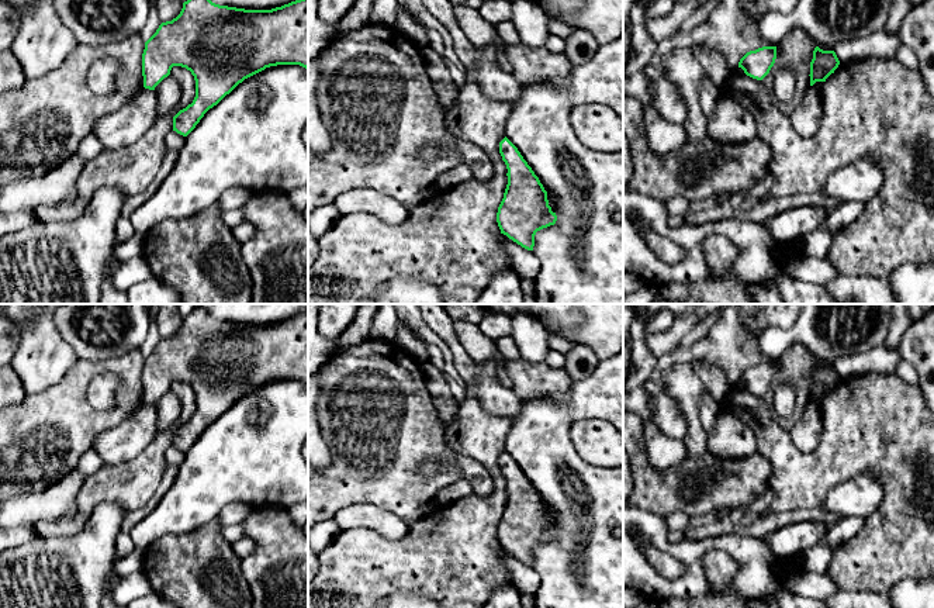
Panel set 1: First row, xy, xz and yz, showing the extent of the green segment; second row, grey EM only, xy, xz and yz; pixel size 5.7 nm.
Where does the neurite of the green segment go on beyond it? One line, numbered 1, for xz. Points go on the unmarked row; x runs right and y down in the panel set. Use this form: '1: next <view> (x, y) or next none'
1: next none

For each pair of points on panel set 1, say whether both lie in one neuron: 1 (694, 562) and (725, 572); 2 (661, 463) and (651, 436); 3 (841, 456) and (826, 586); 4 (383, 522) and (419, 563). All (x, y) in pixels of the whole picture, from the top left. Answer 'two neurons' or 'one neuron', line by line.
1: two neurons
2: one neuron
3: two neurons
4: two neurons

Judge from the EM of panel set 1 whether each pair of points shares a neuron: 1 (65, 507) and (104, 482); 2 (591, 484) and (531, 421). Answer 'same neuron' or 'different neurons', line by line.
1: different neurons
2: same neuron

